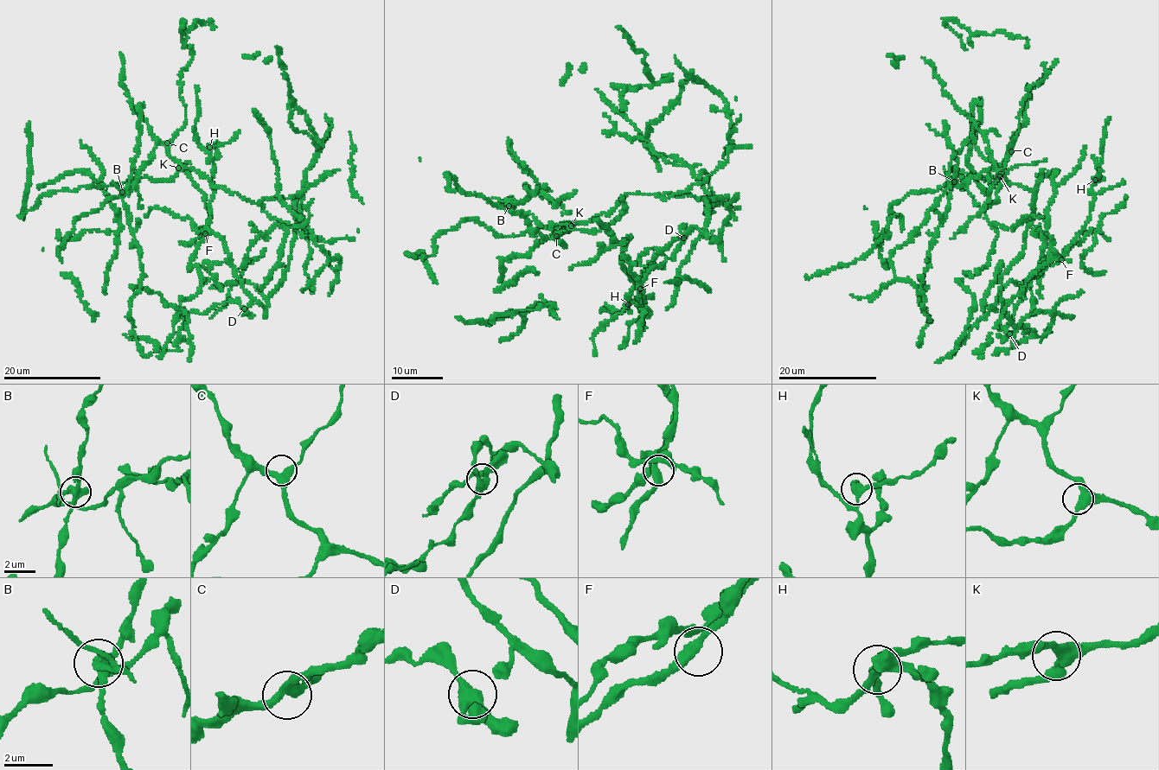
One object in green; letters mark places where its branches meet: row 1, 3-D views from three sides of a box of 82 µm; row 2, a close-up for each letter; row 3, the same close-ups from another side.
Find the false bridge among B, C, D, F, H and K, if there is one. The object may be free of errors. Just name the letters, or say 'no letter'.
B

